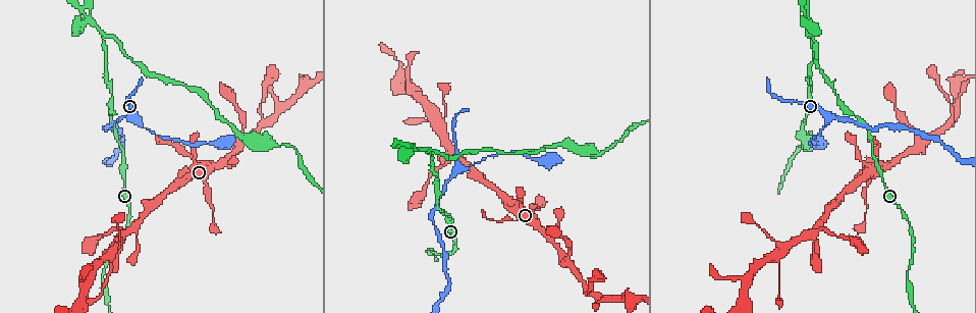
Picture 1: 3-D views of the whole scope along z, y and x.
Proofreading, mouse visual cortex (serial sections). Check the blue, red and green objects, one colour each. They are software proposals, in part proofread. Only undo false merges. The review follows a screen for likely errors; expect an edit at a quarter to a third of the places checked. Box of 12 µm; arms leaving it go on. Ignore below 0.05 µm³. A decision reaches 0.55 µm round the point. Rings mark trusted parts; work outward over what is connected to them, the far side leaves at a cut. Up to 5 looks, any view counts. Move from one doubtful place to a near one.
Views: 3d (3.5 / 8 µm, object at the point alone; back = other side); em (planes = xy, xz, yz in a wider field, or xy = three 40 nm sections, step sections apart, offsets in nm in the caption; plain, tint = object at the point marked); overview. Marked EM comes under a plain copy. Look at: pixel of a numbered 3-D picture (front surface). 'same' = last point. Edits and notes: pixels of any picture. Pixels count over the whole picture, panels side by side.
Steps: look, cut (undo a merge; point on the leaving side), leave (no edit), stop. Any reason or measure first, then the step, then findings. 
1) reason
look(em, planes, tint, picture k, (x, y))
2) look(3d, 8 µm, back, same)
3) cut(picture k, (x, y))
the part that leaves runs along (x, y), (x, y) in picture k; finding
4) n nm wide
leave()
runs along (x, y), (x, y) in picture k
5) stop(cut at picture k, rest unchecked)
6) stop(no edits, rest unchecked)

four or more arms meet
look(3d, 3.5 µm, picture 1, (815, 232))

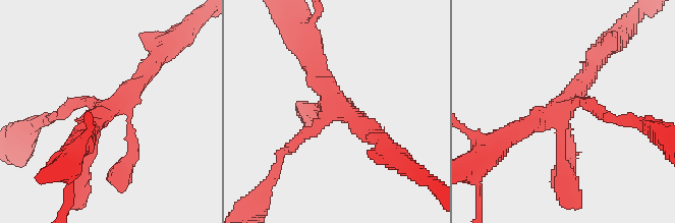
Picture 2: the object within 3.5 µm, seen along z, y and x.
need the tissue
look(em, xy, step 1, tint, picture 2, (560, 107))

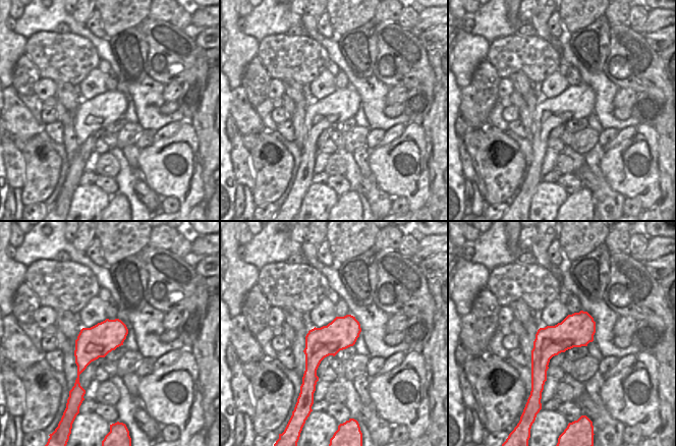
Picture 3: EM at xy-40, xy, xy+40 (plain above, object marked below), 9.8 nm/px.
leave()
runs along (594, 61), (560, 108), (510, 135) in picture 2; all the same cell

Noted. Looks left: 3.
look(3d, 3.5 µm, picture 1, (412, 89))

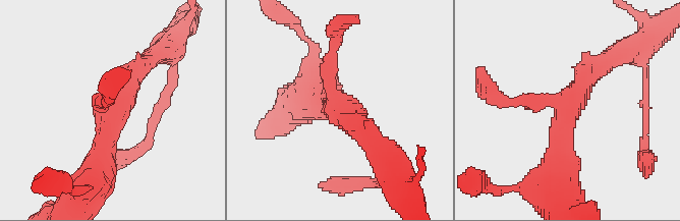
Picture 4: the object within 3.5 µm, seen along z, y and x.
shape alone is not enough
look(em, xy, step 3, tint, picture 4, (111, 107))

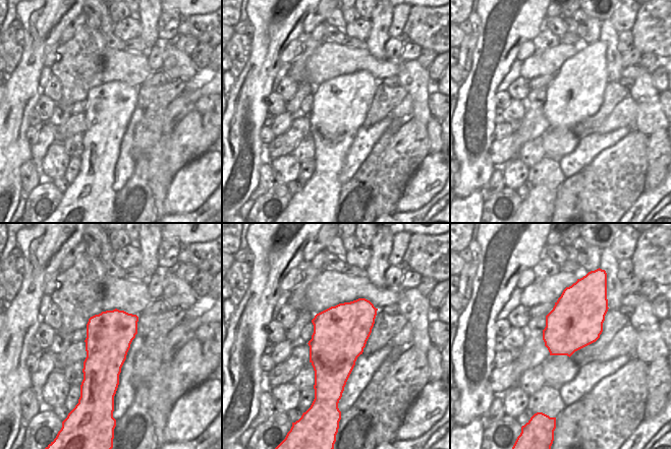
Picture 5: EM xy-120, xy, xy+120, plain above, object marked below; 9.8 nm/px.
3 arms; arms of 200, 350, 400 nm
leave()
runs along (146, 61), (111, 105), (99, 170) in picture 4; one cell here

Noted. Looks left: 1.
stop(no edits, rest unchecked)

